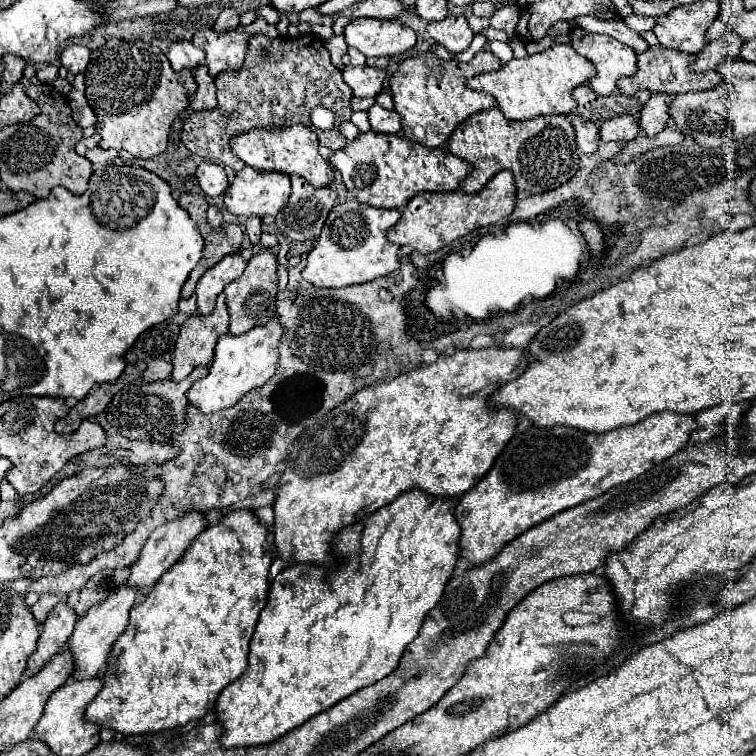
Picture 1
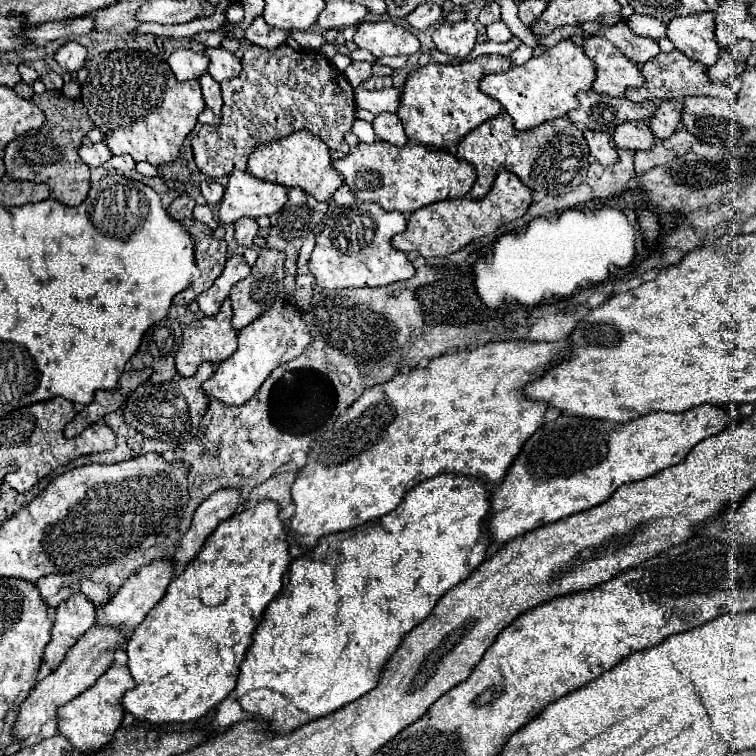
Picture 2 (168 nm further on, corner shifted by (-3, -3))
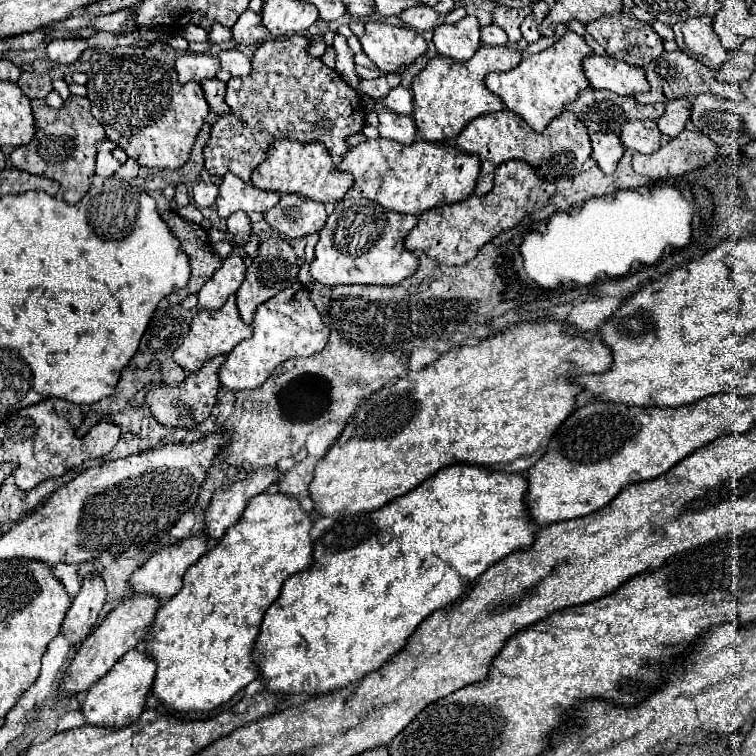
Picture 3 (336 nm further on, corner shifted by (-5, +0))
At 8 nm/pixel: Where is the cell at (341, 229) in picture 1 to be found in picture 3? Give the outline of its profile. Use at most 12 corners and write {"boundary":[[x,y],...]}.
{"boundary":[[370,199],[328,215],[310,273],[322,285],[396,285],[418,269],[416,215]]}

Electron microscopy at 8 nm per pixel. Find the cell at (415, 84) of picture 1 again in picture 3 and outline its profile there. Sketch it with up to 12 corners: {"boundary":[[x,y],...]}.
{"boundary":[[516,47],[434,57],[412,79],[416,131],[448,143],[504,103],[484,77],[518,67]]}

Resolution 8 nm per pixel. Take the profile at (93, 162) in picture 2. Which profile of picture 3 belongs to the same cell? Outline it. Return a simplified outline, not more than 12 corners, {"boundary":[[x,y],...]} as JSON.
{"boundary":[[96,153],[96,175],[110,177],[120,163],[112,153]]}

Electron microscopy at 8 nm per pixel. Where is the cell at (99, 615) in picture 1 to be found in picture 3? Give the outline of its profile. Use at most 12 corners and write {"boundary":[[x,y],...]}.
{"boundary":[[208,537],[156,551],[128,579],[136,595],[164,599],[186,569],[206,553]]}

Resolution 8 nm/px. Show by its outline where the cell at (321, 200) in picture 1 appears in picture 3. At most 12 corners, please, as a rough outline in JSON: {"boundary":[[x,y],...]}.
{"boundary":[[282,195],[264,213],[286,239],[320,231],[328,215],[322,203]]}

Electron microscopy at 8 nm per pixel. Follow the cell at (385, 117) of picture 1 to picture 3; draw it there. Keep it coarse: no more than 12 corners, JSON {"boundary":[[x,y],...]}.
{"boundary":[[376,105],[380,137],[414,143],[412,117],[382,111]]}

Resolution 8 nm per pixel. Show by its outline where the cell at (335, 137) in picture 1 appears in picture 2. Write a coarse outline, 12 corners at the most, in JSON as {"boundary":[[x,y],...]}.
{"boundary":[[250,44],[222,118],[192,140],[210,178],[296,130],[346,156],[354,92],[322,54]]}

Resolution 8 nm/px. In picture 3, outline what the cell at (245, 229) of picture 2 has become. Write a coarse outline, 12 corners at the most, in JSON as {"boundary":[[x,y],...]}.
{"boundary":[[244,211],[226,221],[240,245],[248,243],[252,223]]}

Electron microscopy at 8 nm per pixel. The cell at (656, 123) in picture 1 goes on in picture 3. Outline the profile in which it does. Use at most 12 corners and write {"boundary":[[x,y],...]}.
{"boundary":[[690,99],[666,103],[656,121],[660,133],[676,137],[690,117]]}

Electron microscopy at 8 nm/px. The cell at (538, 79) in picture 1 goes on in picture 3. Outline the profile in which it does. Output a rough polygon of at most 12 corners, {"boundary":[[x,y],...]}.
{"boundary":[[566,31],[486,87],[534,131],[590,85]]}

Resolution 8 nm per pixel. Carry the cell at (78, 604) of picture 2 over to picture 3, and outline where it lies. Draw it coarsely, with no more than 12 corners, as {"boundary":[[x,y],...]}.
{"boundary":[[86,575],[62,623],[76,647],[96,625],[106,587]]}

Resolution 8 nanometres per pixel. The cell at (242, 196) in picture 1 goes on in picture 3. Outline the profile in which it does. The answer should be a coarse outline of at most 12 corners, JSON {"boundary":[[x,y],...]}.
{"boundary":[[226,173],[216,213],[266,213],[280,193],[262,191],[238,175]]}

